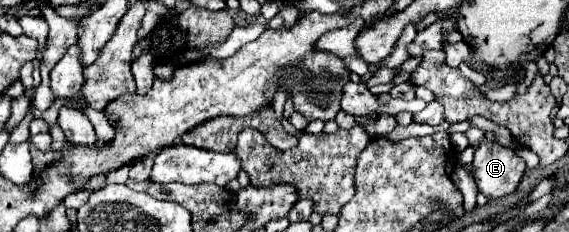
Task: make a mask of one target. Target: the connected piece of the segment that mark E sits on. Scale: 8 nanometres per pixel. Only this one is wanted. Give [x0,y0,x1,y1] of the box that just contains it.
[471,142,525,200]

